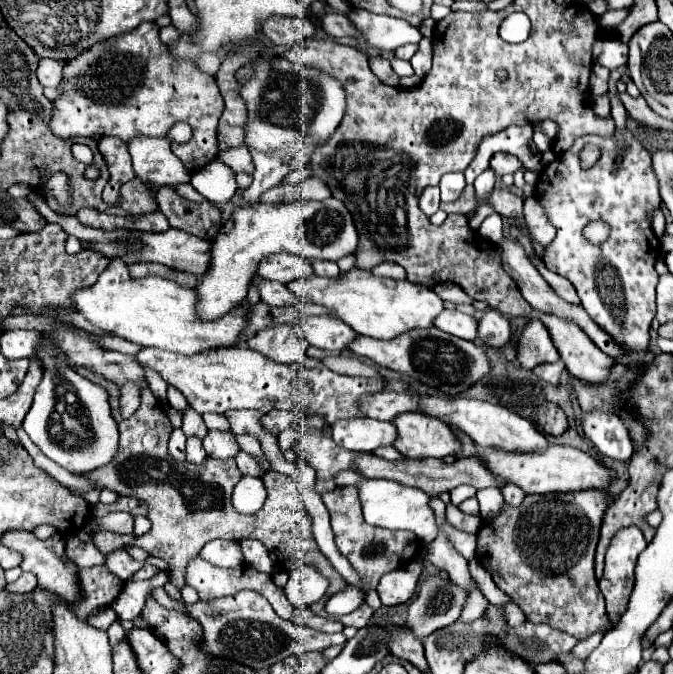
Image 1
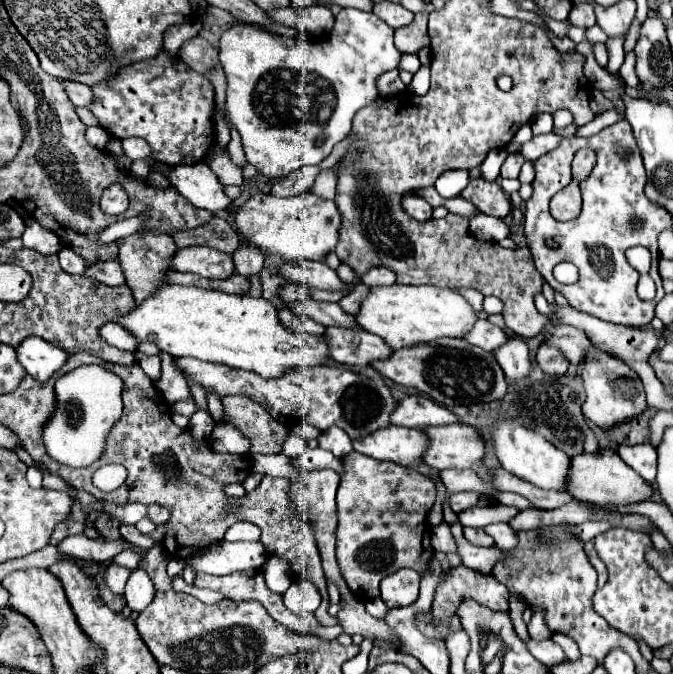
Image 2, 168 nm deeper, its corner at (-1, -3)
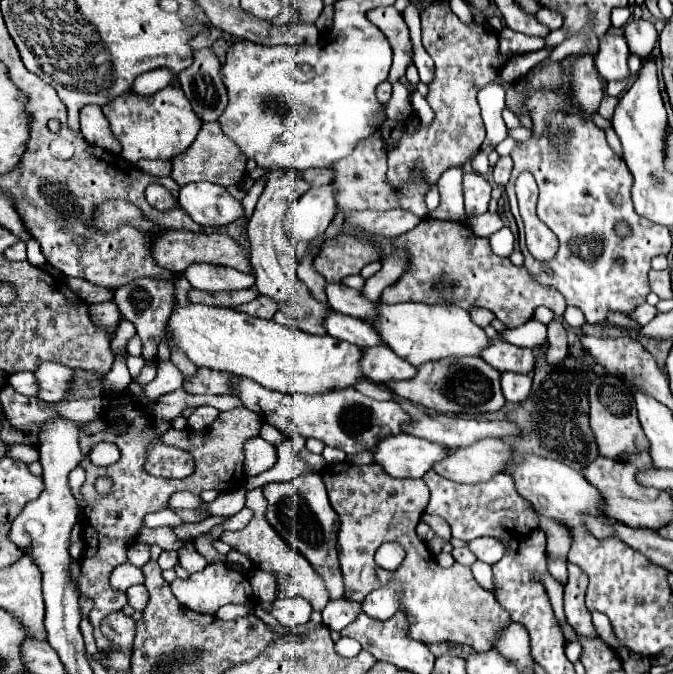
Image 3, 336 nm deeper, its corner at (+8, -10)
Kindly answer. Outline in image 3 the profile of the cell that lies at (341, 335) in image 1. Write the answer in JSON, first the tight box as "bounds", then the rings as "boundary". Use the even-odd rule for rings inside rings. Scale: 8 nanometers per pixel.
{"bounds":[360,346,416,384],"boundary":[[[386,346],[364,348],[360,358],[360,368],[366,378],[378,384],[386,384],[390,380],[408,380],[416,372],[412,364],[406,364],[406,360],[398,358]]]}

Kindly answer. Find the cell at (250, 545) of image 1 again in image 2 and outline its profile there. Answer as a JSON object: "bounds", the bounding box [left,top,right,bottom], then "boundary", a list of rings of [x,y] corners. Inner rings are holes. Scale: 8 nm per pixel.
{"bounds":[225,521,259,541],"boundary":[[[239,521],[225,533],[225,539],[227,541],[257,541],[259,539],[259,529],[253,523]]]}

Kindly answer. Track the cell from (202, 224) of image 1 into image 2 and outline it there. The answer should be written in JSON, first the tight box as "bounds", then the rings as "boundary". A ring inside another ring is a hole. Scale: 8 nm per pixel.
{"bounds":[173,217,239,253],"boundary":[[[213,217],[211,223],[201,225],[191,231],[181,231],[173,235],[177,247],[193,247],[193,245],[207,245],[219,249],[223,253],[233,253],[239,247],[237,231],[221,217]]]}

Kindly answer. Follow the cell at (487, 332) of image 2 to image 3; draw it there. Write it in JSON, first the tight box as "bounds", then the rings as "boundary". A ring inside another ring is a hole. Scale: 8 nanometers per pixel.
{"bounds":[480,340,534,374],"boundary":[[[490,340],[486,348],[482,348],[480,358],[494,366],[496,370],[512,370],[520,374],[530,374],[534,368],[534,356],[528,348],[518,348],[514,344],[502,340]]]}

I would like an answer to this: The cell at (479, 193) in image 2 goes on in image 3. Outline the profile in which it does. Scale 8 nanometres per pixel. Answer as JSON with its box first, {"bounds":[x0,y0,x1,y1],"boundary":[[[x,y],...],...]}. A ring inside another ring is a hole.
{"bounds":[462,172,490,216],"boundary":[[[466,172],[462,184],[464,184],[466,214],[468,216],[484,214],[490,202],[490,184],[480,174],[474,174],[474,172]]]}

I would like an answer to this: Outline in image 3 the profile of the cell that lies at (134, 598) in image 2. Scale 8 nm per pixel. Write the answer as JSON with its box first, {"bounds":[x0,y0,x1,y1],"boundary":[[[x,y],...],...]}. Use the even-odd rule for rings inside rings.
{"bounds":[126,584,148,610],"boundary":[[[142,584],[140,586],[130,586],[126,590],[126,596],[128,596],[128,604],[134,610],[144,610],[146,604],[148,604],[148,592],[146,592],[146,588]]]}

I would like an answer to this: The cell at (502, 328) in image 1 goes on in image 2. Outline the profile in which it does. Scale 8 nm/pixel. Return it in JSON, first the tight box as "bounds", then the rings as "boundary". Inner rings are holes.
{"bounds":[495,337,531,379],"boundary":[[[511,337],[507,345],[495,351],[495,357],[509,379],[523,379],[531,373],[529,349],[521,337]]]}

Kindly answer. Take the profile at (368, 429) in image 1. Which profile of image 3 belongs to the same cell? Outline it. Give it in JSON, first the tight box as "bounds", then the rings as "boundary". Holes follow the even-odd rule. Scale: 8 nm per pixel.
{"bounds":[372,434,446,478],"boundary":[[[396,434],[378,442],[376,448],[372,450],[372,456],[374,456],[374,464],[382,466],[384,472],[394,478],[422,478],[432,468],[434,462],[444,458],[444,452],[446,448],[442,444],[434,444],[410,434]]]}

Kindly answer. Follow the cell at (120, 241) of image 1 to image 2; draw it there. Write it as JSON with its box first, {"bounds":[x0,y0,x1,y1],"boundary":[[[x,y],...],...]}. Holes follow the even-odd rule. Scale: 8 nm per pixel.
{"bounds":[173,247,235,279],"boundary":[[[187,247],[177,249],[173,257],[175,271],[189,271],[207,279],[227,279],[235,273],[231,255],[211,247]]]}

